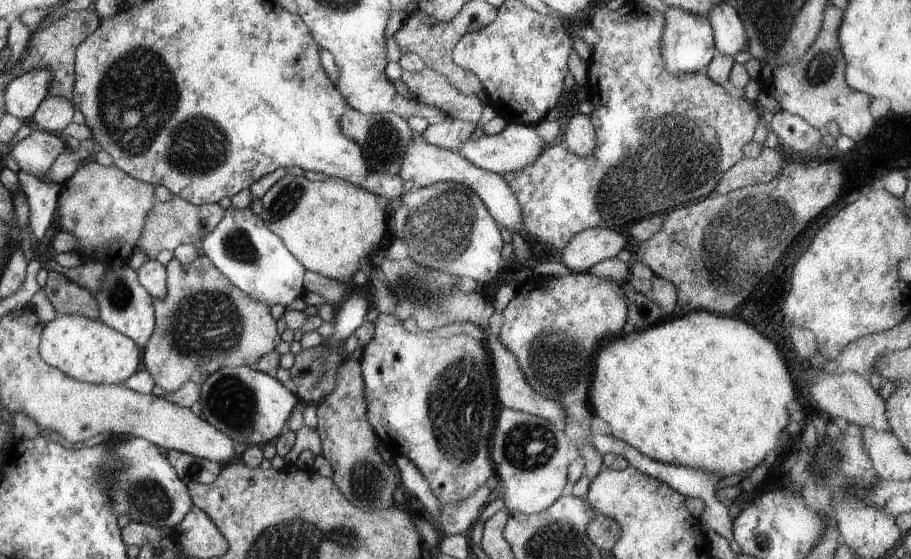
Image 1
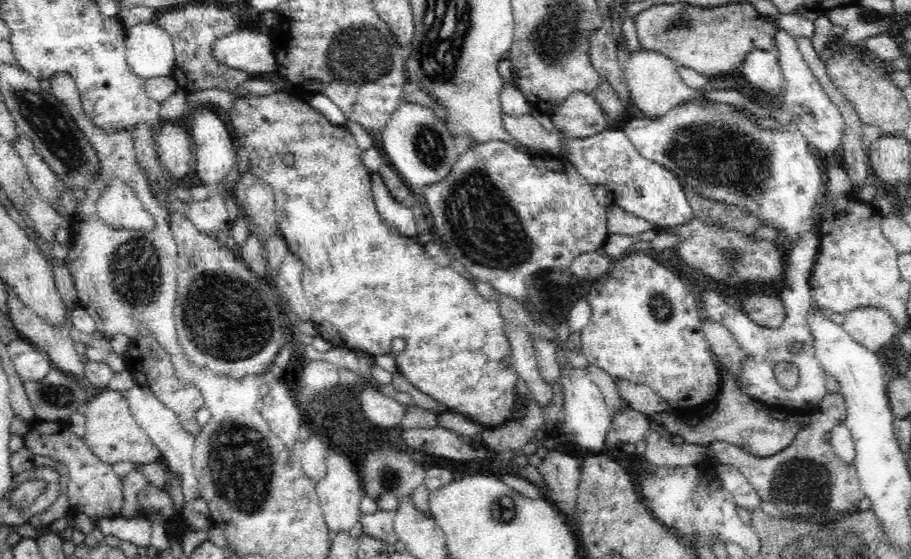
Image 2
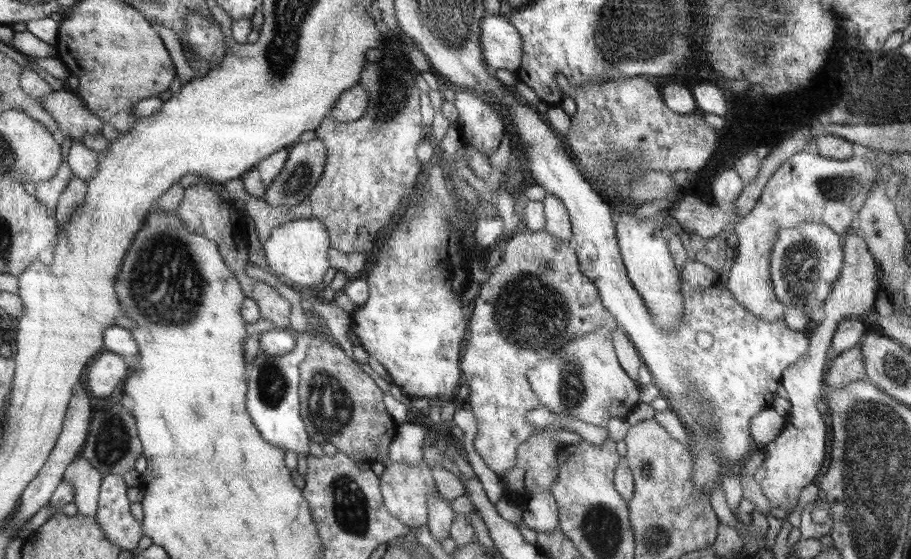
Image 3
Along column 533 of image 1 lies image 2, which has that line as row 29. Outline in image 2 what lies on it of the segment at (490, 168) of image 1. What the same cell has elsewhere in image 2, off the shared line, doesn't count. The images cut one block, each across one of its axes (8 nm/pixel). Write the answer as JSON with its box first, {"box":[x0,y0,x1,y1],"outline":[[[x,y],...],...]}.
{"box":[126,24,176,82],"outline":[[[140,24],[126,30],[128,66],[136,78],[144,82],[154,78],[172,78],[176,68],[176,52],[170,36],[152,24]]]}

